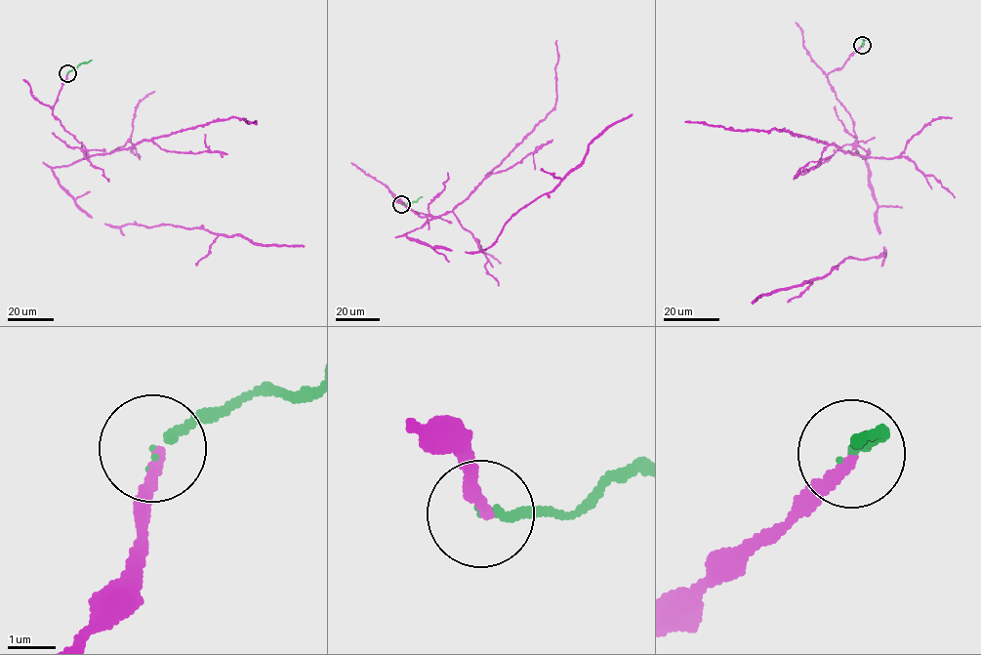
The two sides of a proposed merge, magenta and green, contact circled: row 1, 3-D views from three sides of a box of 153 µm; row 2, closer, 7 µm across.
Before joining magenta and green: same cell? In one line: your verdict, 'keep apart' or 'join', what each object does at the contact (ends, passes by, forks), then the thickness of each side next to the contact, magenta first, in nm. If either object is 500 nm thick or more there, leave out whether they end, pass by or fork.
keep apart; magenta ends there; green ends there; 200 nm thick on the magenta side, 150 nm on the other

